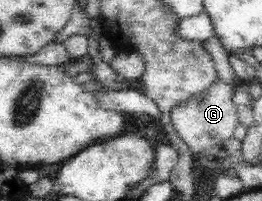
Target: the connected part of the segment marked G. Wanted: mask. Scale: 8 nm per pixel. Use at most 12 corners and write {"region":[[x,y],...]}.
{"region":[[214,79],[170,120],[190,153],[233,137],[235,87]]}

